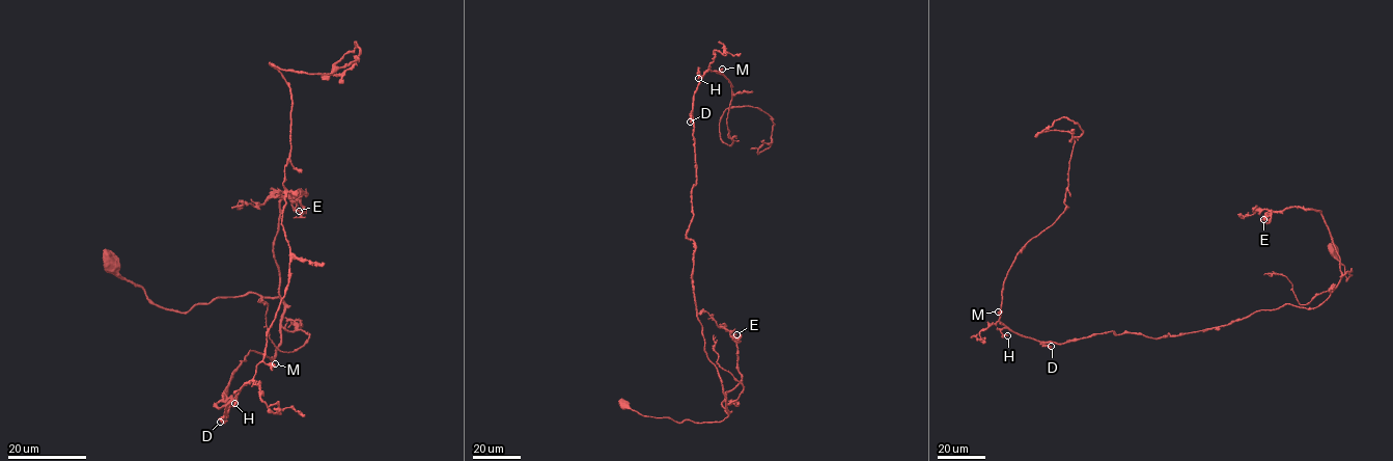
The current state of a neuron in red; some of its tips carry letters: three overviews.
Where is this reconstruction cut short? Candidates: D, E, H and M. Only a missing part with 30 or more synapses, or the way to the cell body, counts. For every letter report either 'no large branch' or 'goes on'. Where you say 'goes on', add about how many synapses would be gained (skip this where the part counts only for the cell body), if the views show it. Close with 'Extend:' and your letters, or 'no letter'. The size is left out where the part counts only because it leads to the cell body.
D: no large branch
E: no large branch
H: no large branch
M: no large branch
Extend: no letter

